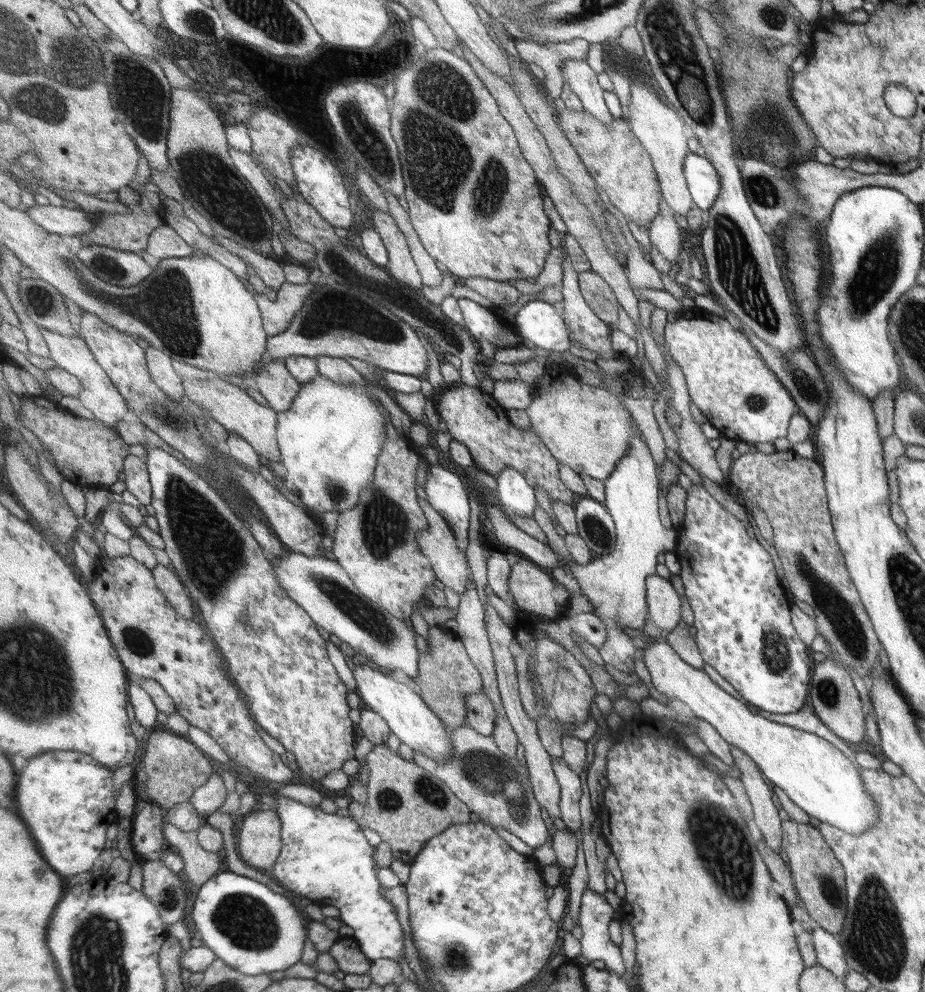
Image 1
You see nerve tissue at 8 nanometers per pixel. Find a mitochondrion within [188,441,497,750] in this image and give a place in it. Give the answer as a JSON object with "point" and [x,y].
{"point":[365,615]}

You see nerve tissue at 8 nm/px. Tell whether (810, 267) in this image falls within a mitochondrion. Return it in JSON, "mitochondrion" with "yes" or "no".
{"mitochondrion":"no"}

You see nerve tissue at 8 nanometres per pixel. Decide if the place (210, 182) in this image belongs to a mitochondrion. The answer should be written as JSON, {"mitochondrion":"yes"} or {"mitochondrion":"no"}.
{"mitochondrion":"yes"}

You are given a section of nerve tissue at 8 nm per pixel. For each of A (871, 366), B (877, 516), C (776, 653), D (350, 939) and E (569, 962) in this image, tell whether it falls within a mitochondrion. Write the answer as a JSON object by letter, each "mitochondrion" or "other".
{"A":"other","B":"other","C":"mitochondrion","D":"other","E":"other"}

